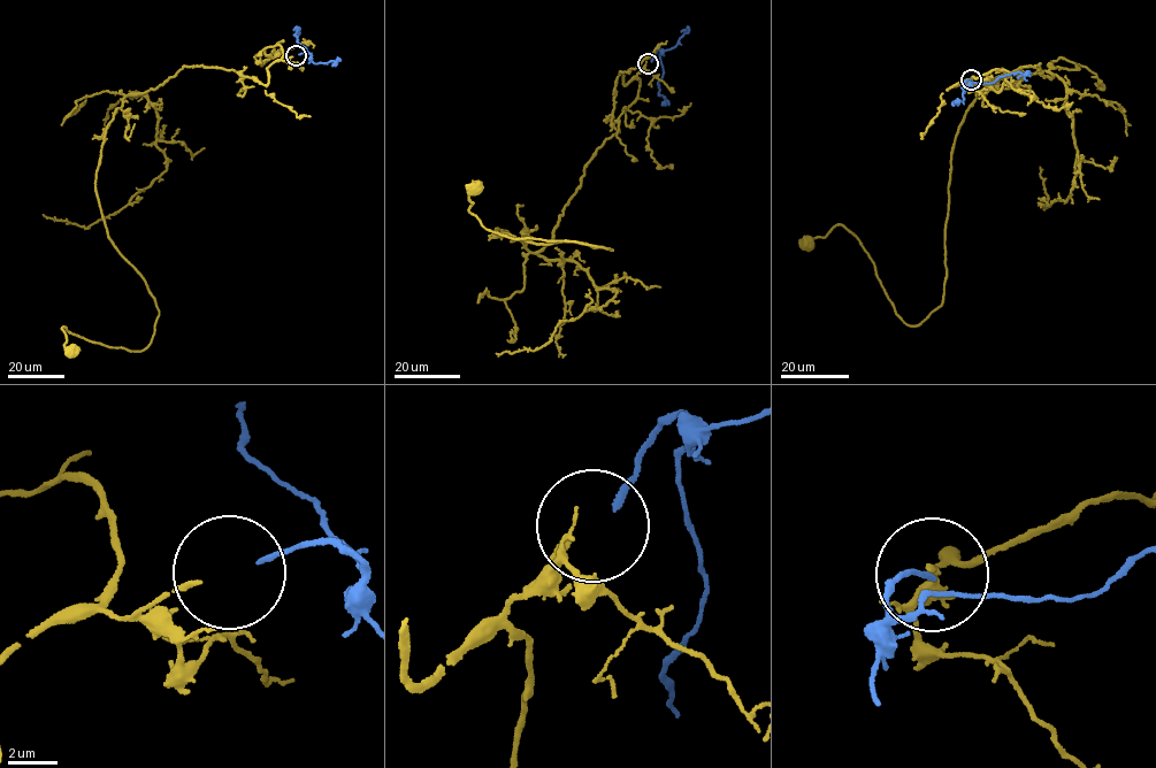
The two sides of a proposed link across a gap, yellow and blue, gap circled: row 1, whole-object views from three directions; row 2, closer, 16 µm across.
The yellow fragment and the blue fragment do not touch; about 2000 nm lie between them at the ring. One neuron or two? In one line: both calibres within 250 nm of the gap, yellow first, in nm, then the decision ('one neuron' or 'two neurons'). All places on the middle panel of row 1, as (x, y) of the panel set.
calibres 240 and 220 nm; one neuron

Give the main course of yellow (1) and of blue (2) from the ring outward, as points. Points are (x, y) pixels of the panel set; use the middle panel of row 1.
1: (645, 66), (620, 73), (619, 131), (551, 239), (531, 252), (495, 230), (613, 251), (487, 229), (476, 189)
2: (651, 62), (656, 52), (661, 51), (664, 75), (658, 84), (659, 93), (668, 105)

